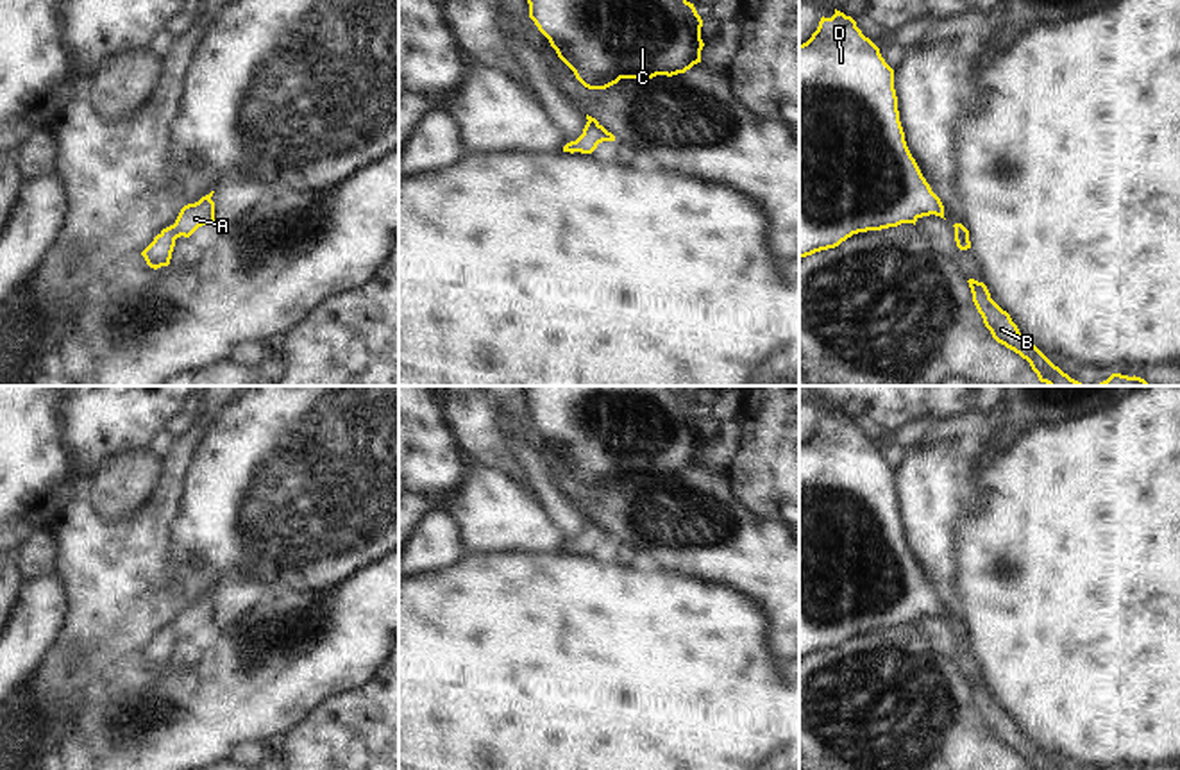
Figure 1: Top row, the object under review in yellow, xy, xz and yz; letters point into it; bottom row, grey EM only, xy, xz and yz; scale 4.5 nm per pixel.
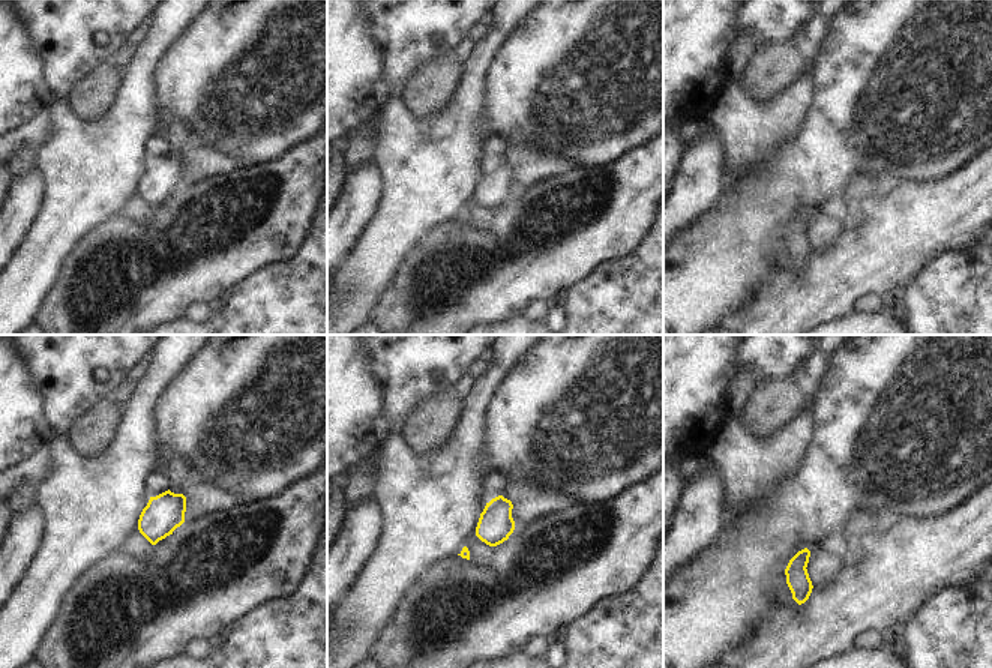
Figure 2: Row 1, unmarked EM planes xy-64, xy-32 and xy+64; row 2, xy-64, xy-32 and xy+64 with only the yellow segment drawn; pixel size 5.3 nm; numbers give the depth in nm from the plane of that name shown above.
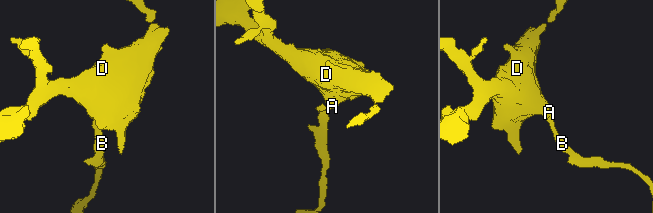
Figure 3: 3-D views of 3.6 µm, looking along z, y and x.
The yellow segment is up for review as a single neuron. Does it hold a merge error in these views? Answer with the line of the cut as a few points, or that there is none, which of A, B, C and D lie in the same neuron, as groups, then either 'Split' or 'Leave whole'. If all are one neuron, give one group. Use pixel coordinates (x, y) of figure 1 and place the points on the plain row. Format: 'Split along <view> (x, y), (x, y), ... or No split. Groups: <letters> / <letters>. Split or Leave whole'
No split. Groups: A B C D. Leave whole

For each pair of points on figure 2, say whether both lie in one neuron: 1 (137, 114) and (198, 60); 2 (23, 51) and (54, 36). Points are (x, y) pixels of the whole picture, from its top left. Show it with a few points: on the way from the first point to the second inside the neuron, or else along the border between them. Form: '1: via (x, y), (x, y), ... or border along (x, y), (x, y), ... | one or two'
1: border along (162, 62), (156, 75), (161, 125) | two
2: border along (18, 15), (44, 60), (47, 78) | two

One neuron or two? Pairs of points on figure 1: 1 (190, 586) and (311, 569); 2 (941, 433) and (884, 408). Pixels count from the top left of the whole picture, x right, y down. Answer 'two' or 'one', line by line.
1: one
2: two

